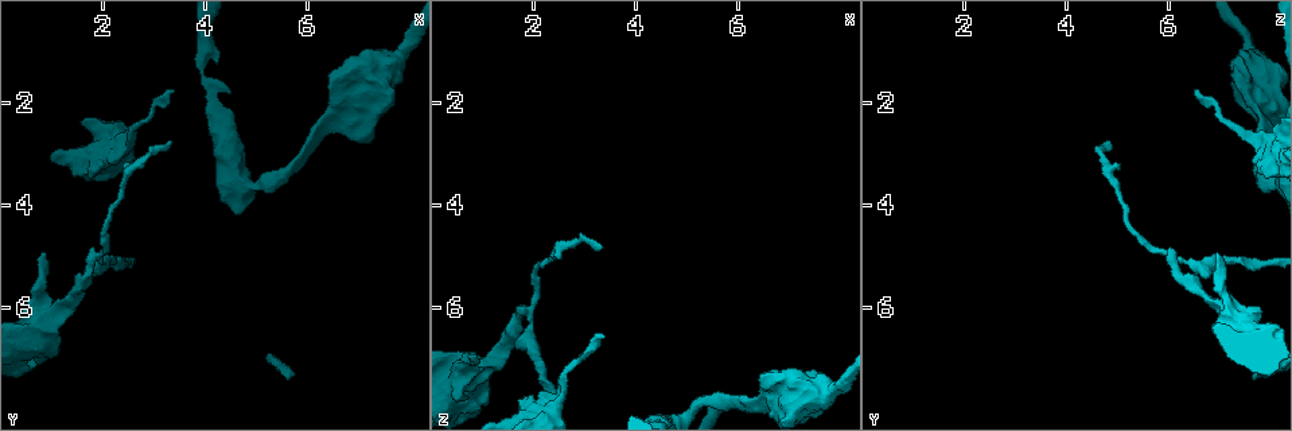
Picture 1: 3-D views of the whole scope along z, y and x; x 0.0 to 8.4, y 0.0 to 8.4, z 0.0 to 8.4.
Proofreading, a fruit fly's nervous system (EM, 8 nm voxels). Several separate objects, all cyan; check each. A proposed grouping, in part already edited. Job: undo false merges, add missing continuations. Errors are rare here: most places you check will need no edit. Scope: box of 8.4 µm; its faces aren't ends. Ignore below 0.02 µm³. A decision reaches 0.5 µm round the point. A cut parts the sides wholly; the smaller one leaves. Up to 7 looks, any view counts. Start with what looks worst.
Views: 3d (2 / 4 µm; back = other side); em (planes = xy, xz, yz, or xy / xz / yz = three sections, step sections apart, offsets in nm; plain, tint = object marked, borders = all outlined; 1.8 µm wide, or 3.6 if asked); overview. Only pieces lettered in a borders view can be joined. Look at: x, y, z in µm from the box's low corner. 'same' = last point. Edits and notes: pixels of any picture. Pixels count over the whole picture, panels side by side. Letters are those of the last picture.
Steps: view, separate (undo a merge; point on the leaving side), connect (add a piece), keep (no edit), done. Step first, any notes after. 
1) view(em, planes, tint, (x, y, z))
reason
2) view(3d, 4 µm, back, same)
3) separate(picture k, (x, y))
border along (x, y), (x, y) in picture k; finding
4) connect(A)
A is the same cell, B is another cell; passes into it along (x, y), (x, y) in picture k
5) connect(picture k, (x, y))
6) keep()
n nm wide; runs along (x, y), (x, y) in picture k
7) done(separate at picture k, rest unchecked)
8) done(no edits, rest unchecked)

view(em, xz, step 4, plain, (3.40, 1.75, 6.50))
an open end

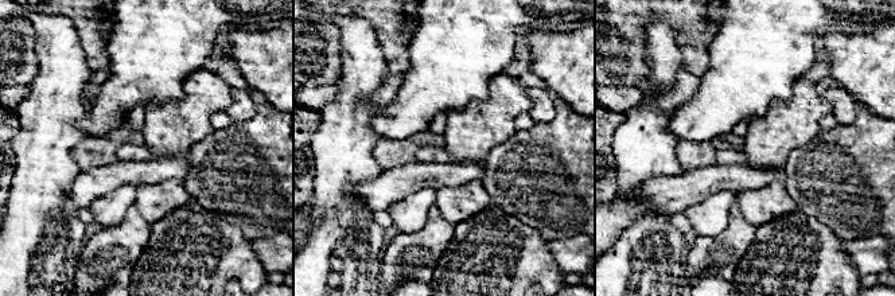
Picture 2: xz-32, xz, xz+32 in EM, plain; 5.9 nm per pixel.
view(em, xz, step 4, borders, same)
what lies round it

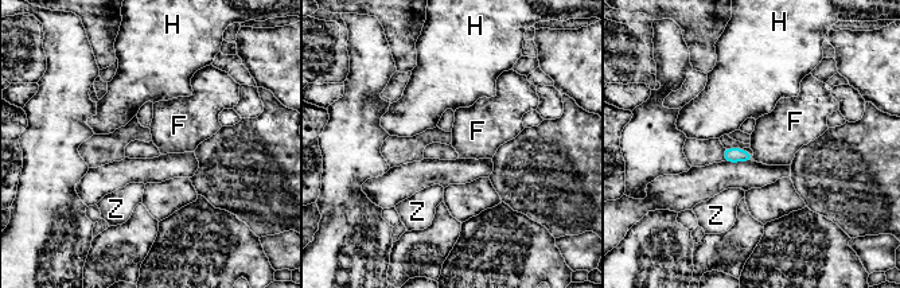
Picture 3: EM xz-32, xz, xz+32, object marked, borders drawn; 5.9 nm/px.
keep()
F, H and Z are other cells; border along (752, 155), (754, 159) in picture 3; no lettered piece goes on from it

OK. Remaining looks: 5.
view(3d, 2 µm, back, (0.85, 4.85, 6.90))
free end

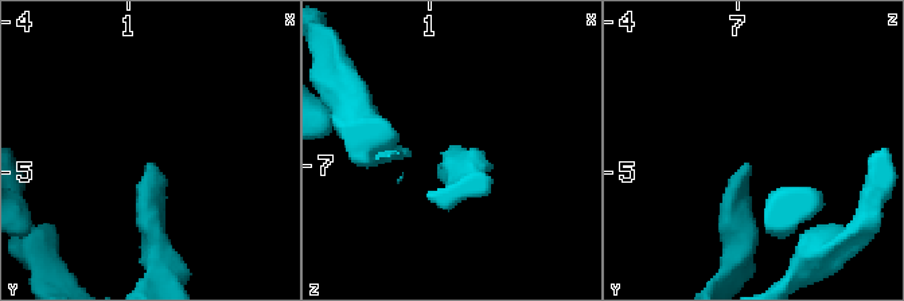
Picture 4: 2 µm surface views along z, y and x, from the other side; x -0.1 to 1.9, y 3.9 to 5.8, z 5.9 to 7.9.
view(em, planes, plain, (0.82, 4.92, 6.96))

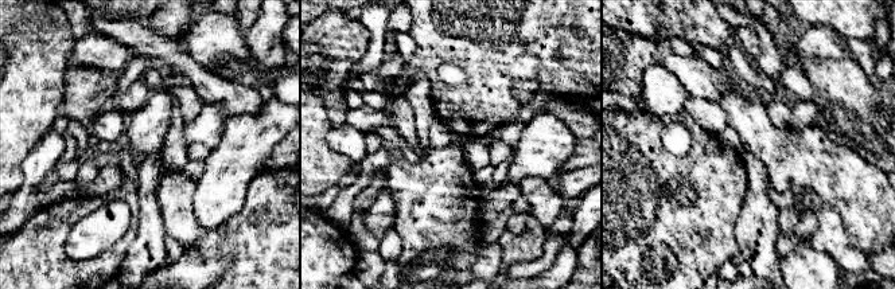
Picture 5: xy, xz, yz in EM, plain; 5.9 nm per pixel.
view(em, planes, borders, same)

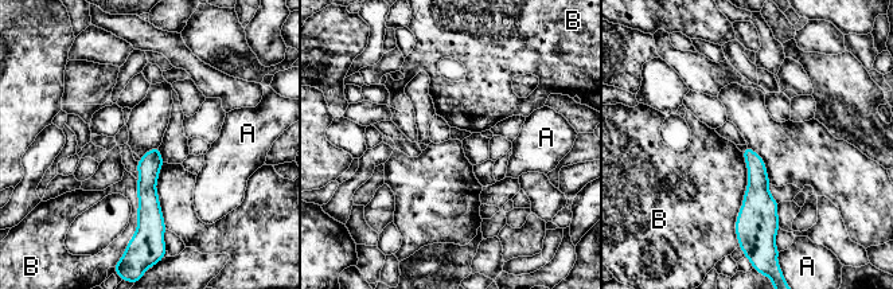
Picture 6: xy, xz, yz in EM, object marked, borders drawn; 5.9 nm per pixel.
keep()
B touches over 500 nm; A and B are other cells; border along (743, 152), (747, 190), (736, 235) in picture 6; none of them fits

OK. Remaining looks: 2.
view(em, yz, step 16, borders, (2.60, 2.70, 7.75))
thick turns thin

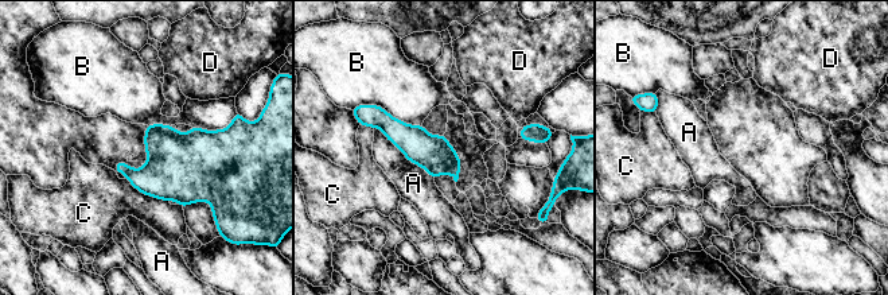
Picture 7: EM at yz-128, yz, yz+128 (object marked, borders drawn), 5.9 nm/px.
view(em, planes, borders, same)
another direction

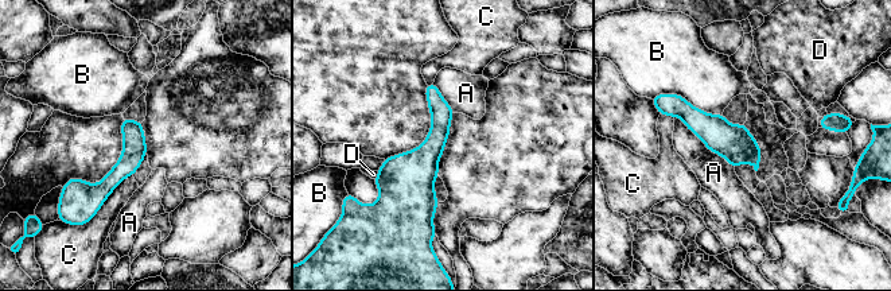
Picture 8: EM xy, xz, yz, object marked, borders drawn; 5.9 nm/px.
keep()
A, B, C and D are other cells; all the same neuron

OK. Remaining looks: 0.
done(no edits, rest unchecked)

